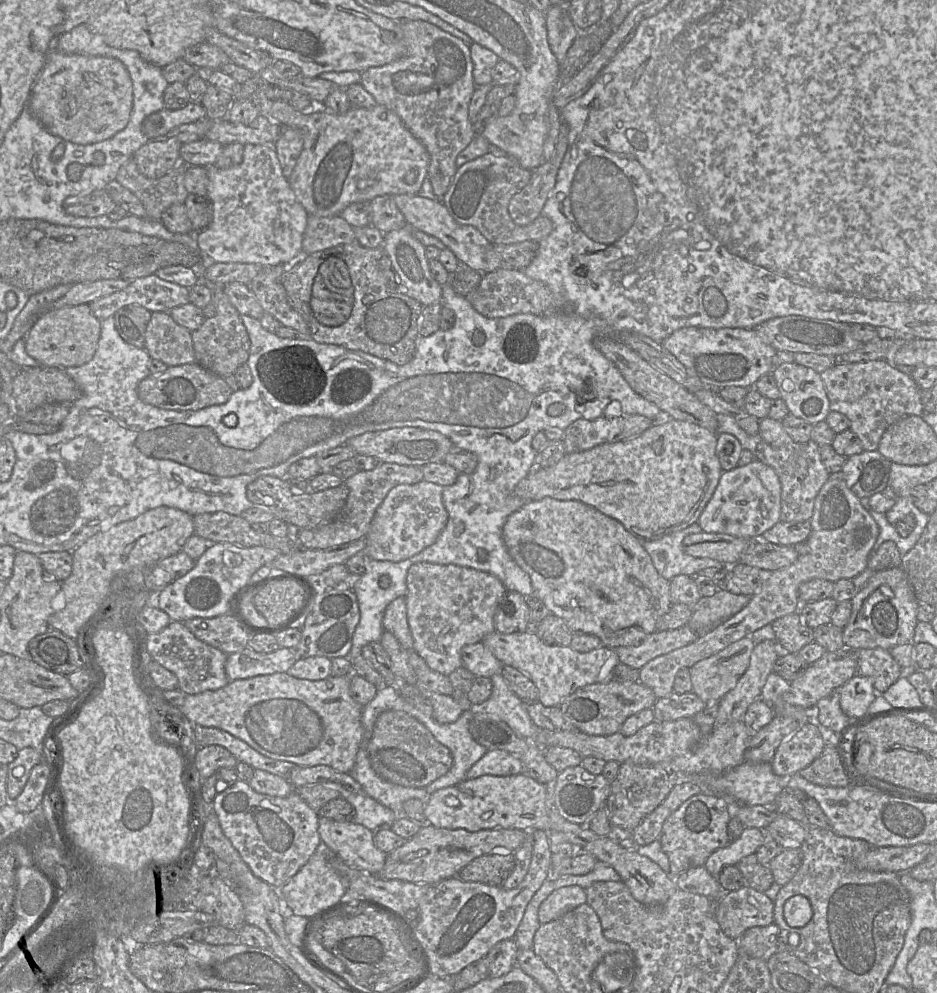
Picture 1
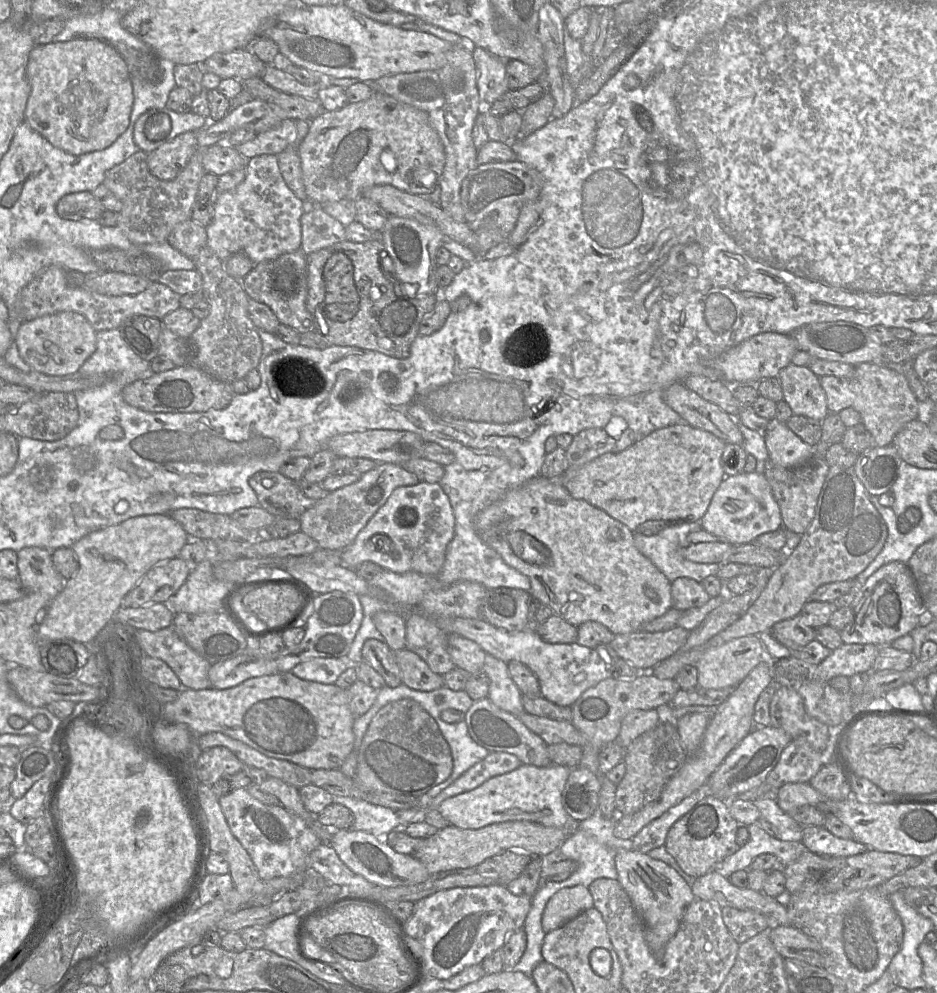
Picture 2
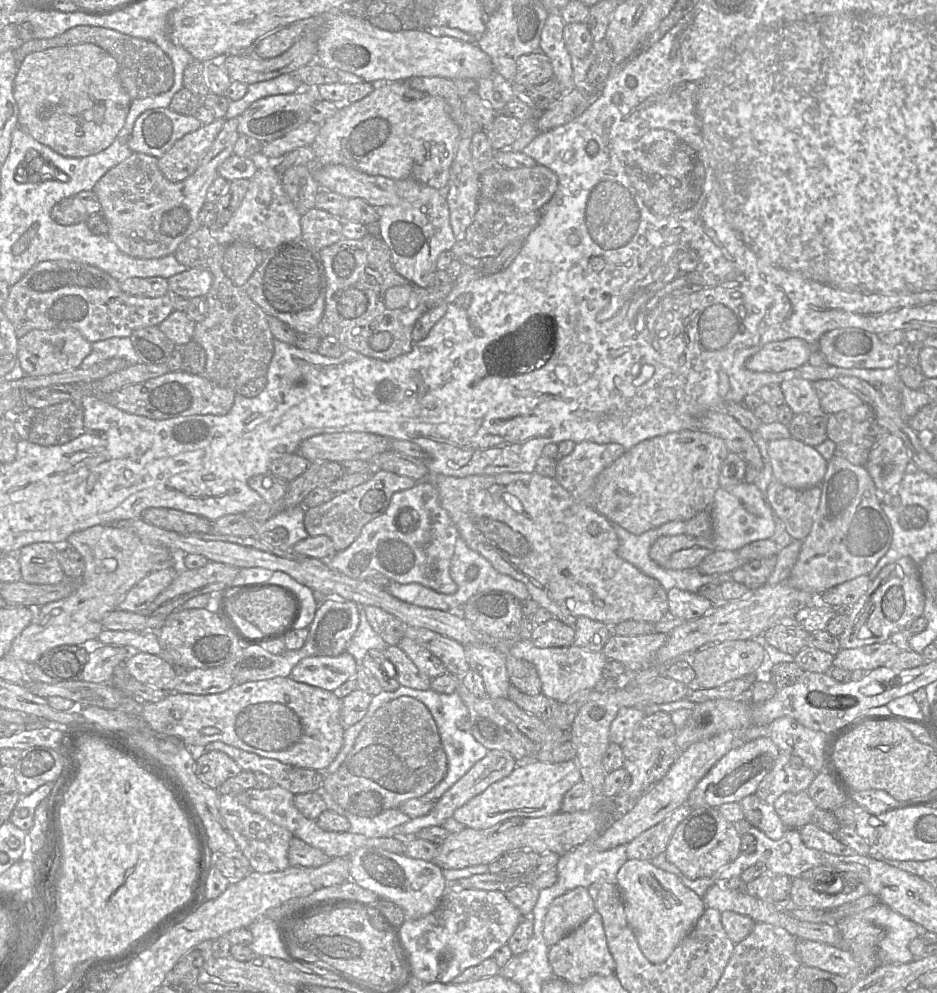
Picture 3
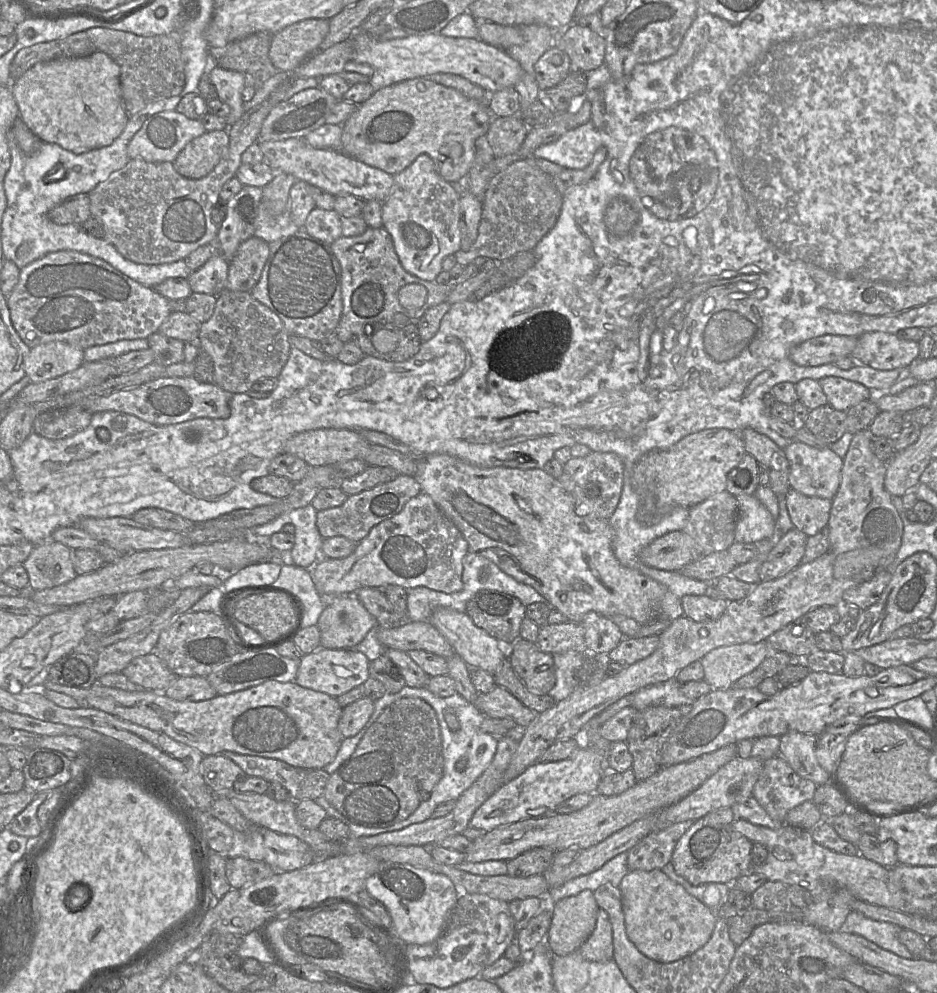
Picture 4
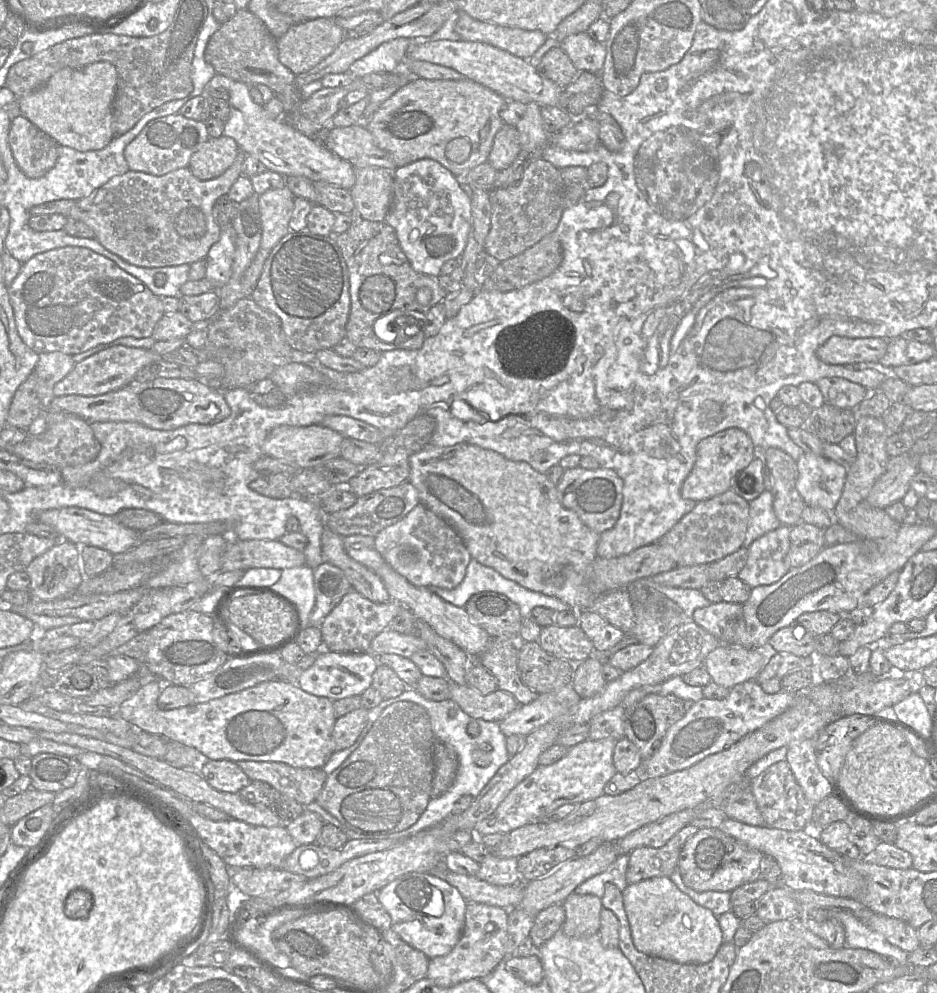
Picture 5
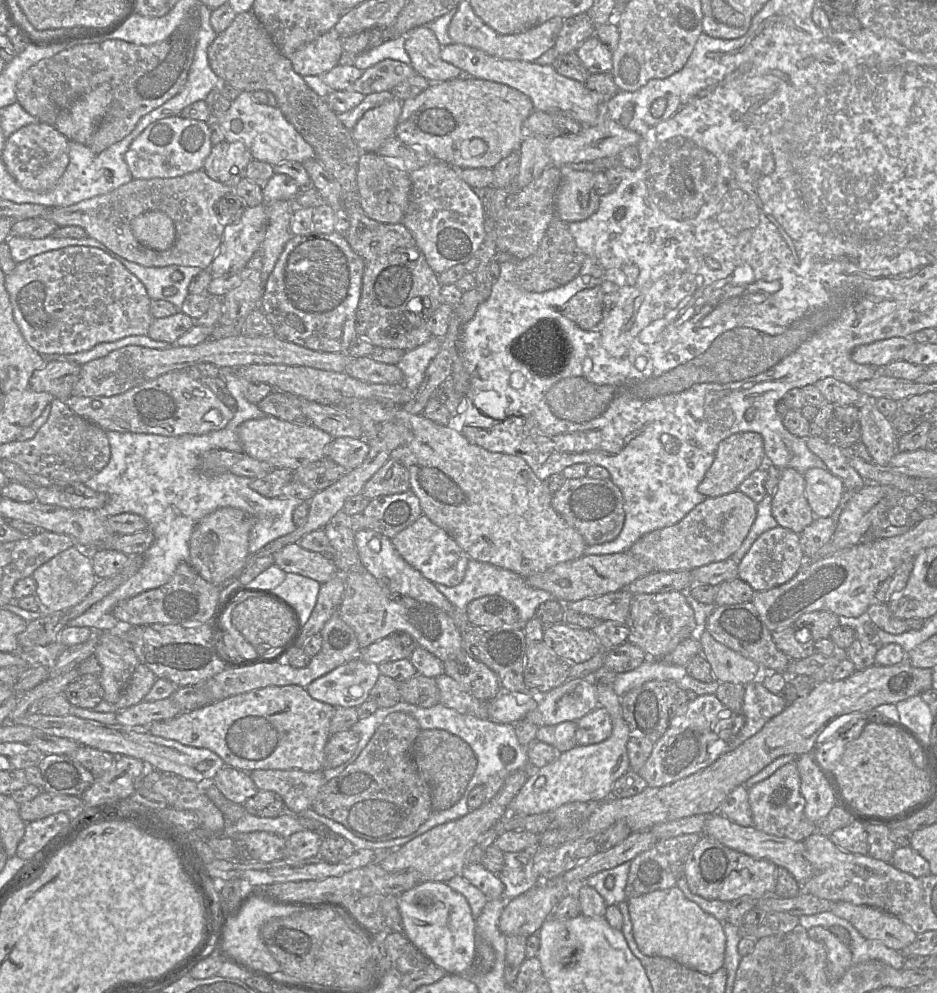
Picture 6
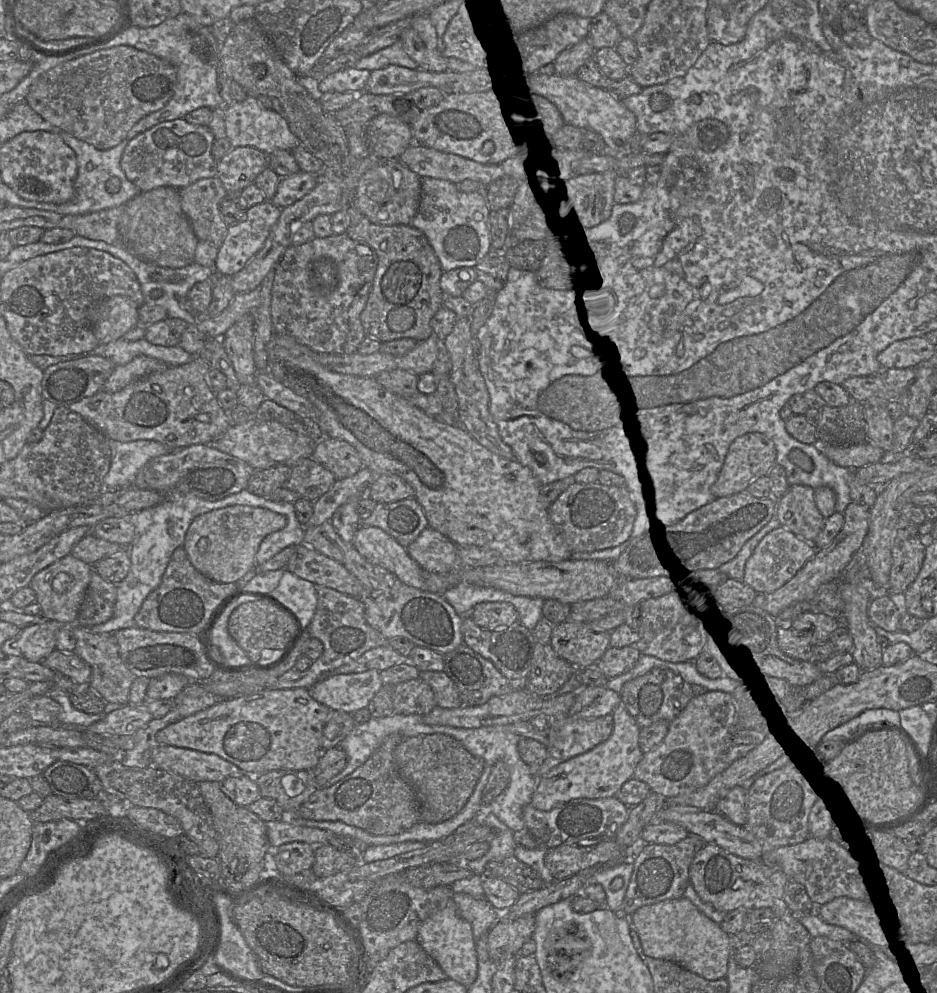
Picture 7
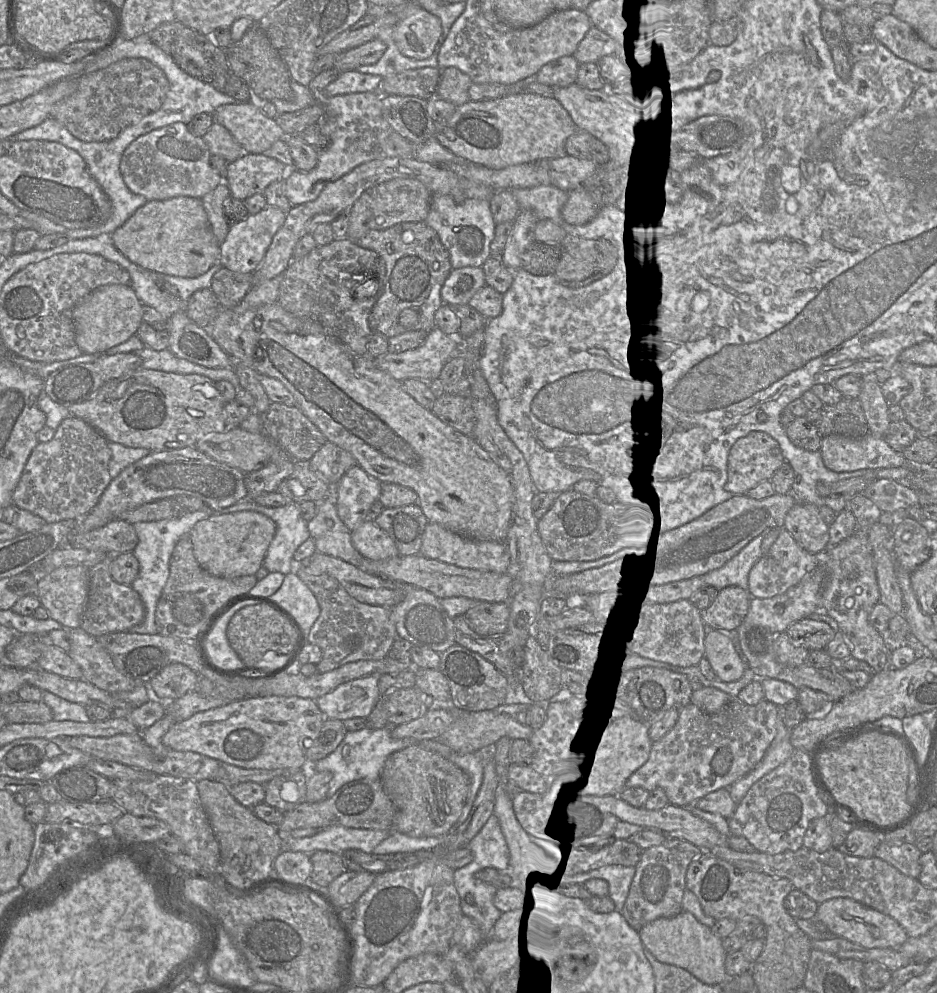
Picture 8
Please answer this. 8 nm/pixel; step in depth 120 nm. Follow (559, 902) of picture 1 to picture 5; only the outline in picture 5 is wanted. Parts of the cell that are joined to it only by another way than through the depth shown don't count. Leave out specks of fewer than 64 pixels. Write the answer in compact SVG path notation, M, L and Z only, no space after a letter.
M572 893L563 902L565 921L561 931L570 938L587 938L600 928L601 899L595 895Z

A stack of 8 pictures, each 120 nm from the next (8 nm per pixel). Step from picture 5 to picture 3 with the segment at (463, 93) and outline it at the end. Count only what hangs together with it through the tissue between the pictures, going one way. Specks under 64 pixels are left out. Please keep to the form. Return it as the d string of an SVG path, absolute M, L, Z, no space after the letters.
M405 81L389 82L388 84L374 89L369 95L354 103L343 103L337 113L325 120L320 127L320 131L311 145L309 151L311 157L317 165L340 164L351 169L355 169L368 175L380 175L395 181L411 177L412 169L415 165L421 166L421 173L428 179L427 184L430 187L447 192L447 183L450 177L450 168L458 149L460 129L454 122L448 112L448 106L445 100L439 96L433 96L425 92L411 88Z

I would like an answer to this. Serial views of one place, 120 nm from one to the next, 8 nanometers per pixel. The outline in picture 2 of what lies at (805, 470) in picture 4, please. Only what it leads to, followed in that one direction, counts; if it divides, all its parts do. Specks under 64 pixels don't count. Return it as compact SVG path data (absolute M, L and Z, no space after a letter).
M776 423L765 434L769 458L784 468L795 468L810 463L815 457L815 447L802 441L785 423Z

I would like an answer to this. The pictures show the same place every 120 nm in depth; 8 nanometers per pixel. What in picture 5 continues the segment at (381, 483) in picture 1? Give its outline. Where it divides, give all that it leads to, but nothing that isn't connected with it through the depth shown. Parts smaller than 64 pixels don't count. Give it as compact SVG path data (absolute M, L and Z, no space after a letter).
M406 481L396 487L381 489L357 498L353 506L325 516L325 526L334 533L346 537L363 535L376 537L379 532L402 520L420 502L417 489Z

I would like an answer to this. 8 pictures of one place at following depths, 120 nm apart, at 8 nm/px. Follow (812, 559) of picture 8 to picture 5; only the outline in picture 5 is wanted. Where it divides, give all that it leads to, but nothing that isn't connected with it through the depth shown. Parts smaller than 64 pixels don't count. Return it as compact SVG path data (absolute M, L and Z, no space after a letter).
M791 527L779 528L756 539L748 548L748 558L737 578L751 588L779 581L790 570L785 557L790 549Z

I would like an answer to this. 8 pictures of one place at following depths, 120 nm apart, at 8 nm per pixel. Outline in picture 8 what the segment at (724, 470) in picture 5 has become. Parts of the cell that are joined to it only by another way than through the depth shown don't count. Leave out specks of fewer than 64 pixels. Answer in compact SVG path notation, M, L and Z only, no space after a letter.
M752 431L739 438L728 455L728 478L724 489L737 495L746 494L773 474L785 463L779 443L764 431Z

